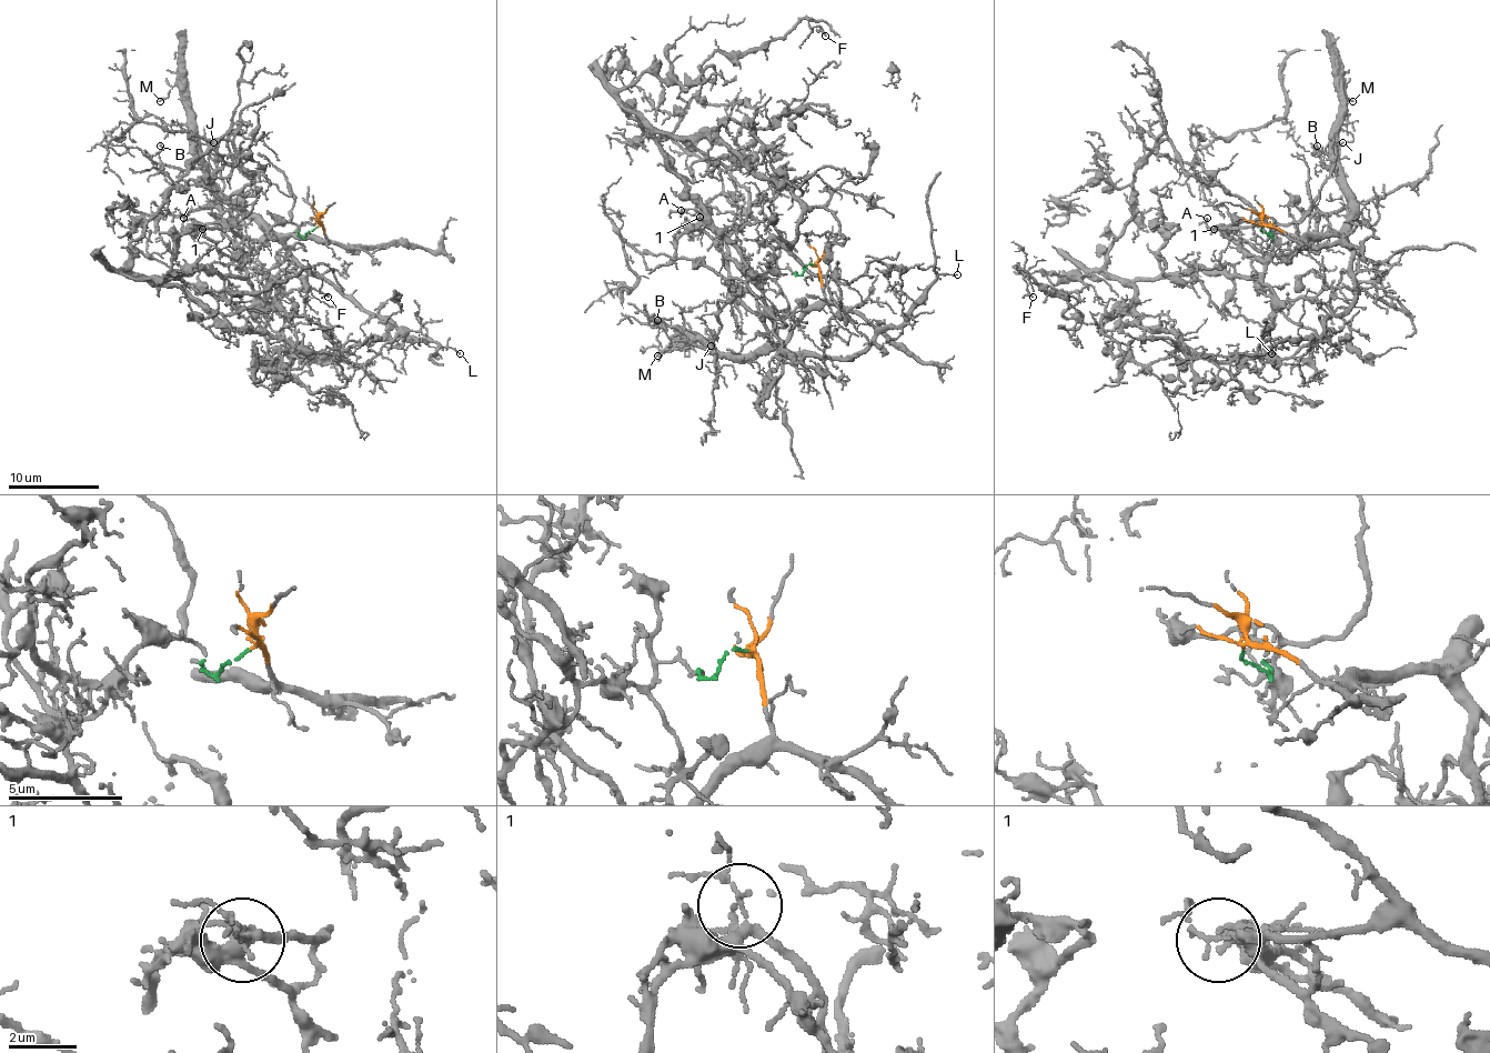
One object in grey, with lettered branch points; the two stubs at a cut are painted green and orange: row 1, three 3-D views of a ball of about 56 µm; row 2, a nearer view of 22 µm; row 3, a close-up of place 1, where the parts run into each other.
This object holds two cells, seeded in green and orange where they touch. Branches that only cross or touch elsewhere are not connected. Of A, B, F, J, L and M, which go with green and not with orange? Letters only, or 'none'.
F

